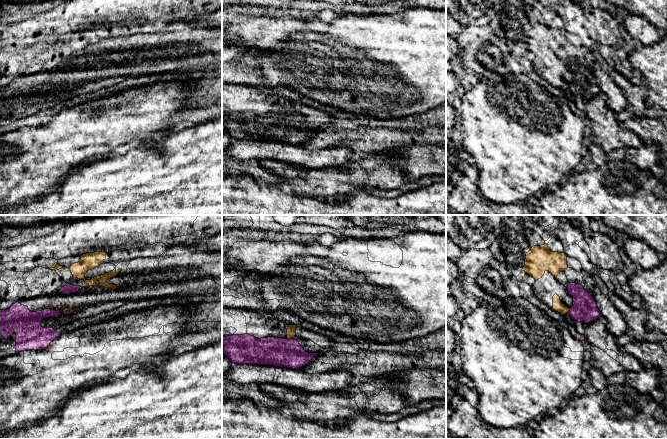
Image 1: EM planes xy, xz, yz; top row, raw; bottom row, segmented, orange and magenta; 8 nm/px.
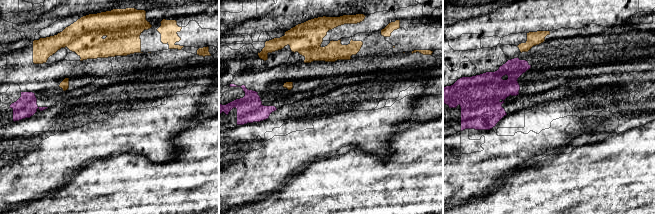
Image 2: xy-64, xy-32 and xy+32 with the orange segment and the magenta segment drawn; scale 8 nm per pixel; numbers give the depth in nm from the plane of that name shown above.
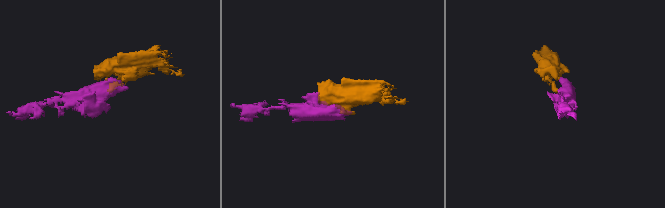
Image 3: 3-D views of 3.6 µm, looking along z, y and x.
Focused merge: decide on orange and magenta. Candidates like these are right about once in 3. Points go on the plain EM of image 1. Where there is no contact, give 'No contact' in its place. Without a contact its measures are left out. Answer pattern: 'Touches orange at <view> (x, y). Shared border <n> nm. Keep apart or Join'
Touches orange at xz (290, 113). Shared border 60 nm. Join

